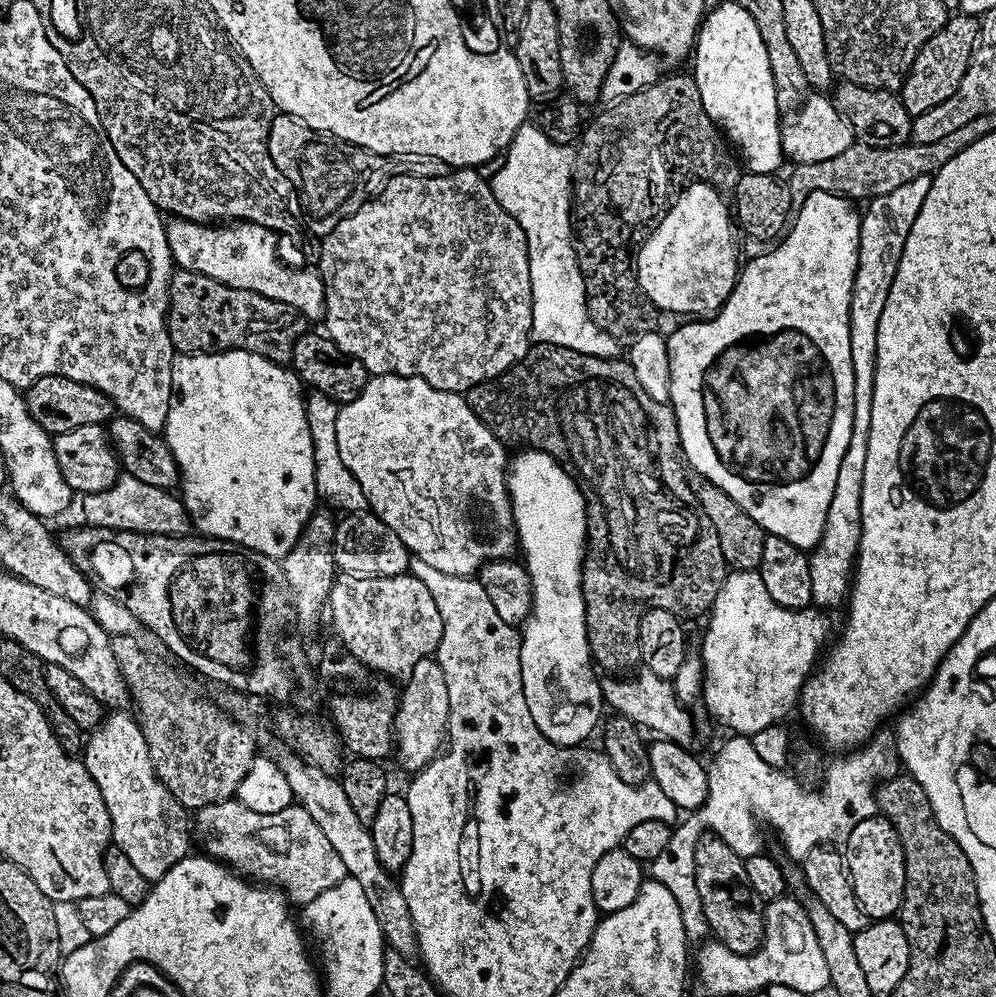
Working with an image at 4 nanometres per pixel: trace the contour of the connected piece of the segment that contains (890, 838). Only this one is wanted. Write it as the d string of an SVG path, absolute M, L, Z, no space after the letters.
M879 814L858 822L858 826L850 830L850 838L843 845L842 855L860 909L868 915L869 921L893 919L904 901L906 862L902 842L898 842L892 823Z

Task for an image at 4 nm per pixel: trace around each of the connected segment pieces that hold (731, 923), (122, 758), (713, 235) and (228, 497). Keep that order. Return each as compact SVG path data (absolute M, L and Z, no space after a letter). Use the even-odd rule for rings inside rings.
M705 834L696 841L694 850L694 874L696 875L696 896L700 899L700 912L708 924L708 931L726 950L734 950L734 954L750 954L755 952L764 941L764 909L765 905L754 894L750 882L746 878L745 857L734 854L726 842L718 837Z
M112 710L103 717L99 728L87 737L82 748L82 759L90 778L98 786L102 798L106 802L106 810L110 814L112 823L111 843L120 852L130 858L130 864L138 869L138 874L149 882L160 880L170 866L174 866L183 856L189 855L190 844L190 816L184 807L176 801L174 794L162 781L156 777L156 767L150 758L148 743L144 731L140 729L135 715L127 716L124 710Z
M701 184L690 185L688 194L682 198L682 202L676 208L684 208L684 212L674 210L672 215L664 220L660 231L656 232L652 240L649 240L648 247L644 248L640 259L640 277L644 288L648 289L648 294L655 297L656 302L661 304L664 310L675 308L687 311L688 308L692 308L692 312L708 312L708 308L712 308L719 312L720 307L728 301L738 275L737 233L734 231L734 220L730 215L730 209L722 206L721 200L712 198L711 189ZM702 286L706 288L706 292L698 292Z
M231 348L228 352L180 354L173 359L170 414L166 418L162 435L174 454L174 462L178 462L182 489L184 488L184 492L182 491L184 509L188 511L191 527L199 535L213 536L216 540L229 540L240 544L243 548L277 558L283 558L296 545L306 522L318 504L315 490L314 446L311 442L310 426L307 425L305 399L306 392L302 387L302 381L291 367L276 364L273 360L267 360L264 356L253 352Z

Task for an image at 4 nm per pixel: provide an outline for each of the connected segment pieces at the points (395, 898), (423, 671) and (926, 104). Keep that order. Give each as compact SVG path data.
M285 751L284 757L279 757L280 768L286 774L286 782L290 782L292 799L299 807L306 809L310 818L318 822L318 830L326 834L330 846L342 858L345 873L352 876L362 886L370 907L374 910L374 918L378 918L378 926L384 935L385 945L398 954L412 958L417 955L416 931L414 918L410 918L410 906L406 906L406 898L400 889L400 881L393 873L388 872L378 862L378 854L374 854L374 838L370 828L359 821L351 809L349 799L343 790L341 781L335 775L314 768L311 764L300 759L295 752Z
M429 658L414 665L410 670L407 680L403 681L402 691L398 696L396 705L396 717L392 723L394 733L394 757L408 774L415 774L435 760L440 755L446 744L448 735L448 715L450 714L450 698L446 690L446 677L442 674L442 666L435 660Z
M952 14L942 26L942 30L931 36L922 46L922 50L918 50L908 77L904 79L898 93L902 106L906 106L912 117L946 102L946 98L950 98L950 94L958 90L979 39L980 20L977 17Z

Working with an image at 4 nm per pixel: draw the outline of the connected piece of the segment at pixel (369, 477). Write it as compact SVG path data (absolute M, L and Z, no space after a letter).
M372 376L368 385L362 390L362 394L354 398L354 402L339 405L337 440L342 462L357 478L362 494L366 496L368 508L378 518L382 518L382 522L386 522L386 526L390 526L390 530L394 530L398 538L402 538L402 542L412 556L422 558L422 562L434 566L434 570L442 570L442 574L475 577L480 567L488 561L507 560L513 555L512 548L514 552L518 541L512 522L512 502L508 499L506 483L506 469L509 467L510 460L507 455L504 457L505 445L501 444L500 439L476 417L474 410L470 410L467 399L461 393L438 390L430 386L430 382L417 376Z

